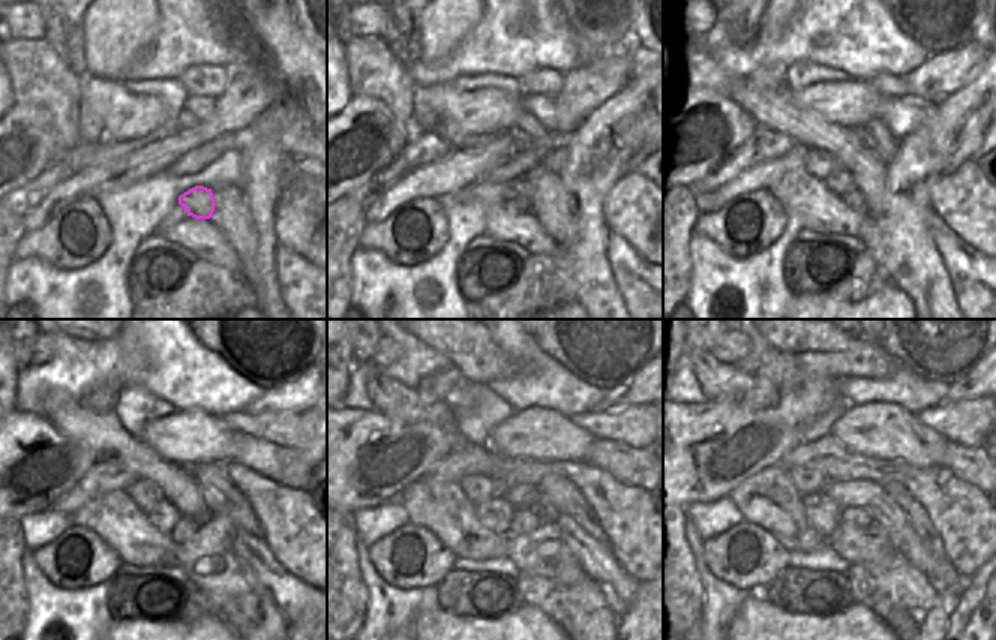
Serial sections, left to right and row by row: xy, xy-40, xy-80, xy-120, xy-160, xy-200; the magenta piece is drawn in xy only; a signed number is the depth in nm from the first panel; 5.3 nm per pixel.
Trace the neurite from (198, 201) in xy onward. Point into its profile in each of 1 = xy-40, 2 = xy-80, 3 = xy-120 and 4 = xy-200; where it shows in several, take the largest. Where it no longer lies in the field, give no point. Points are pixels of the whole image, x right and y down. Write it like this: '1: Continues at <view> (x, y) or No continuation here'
1: Continues at xy-40 (515, 191)
2: Continues at xy-80 (839, 182)
3: Continues at xy-120 (164, 516)
4: Continues at xy-200 (822, 514).

